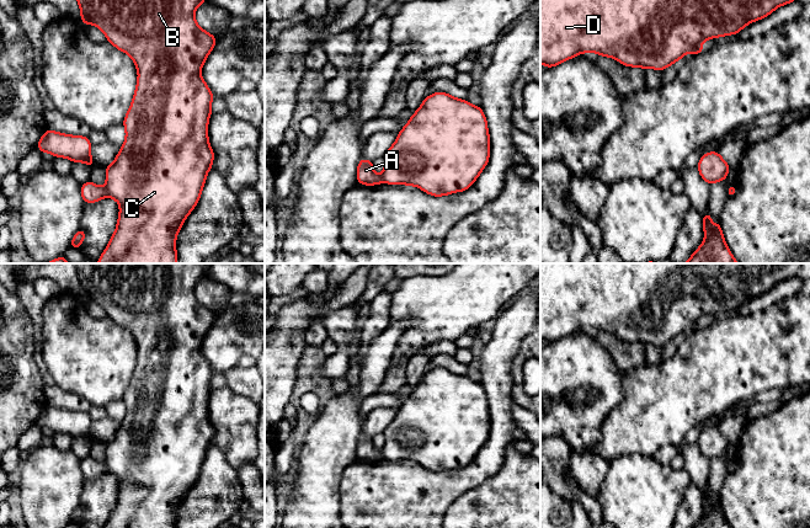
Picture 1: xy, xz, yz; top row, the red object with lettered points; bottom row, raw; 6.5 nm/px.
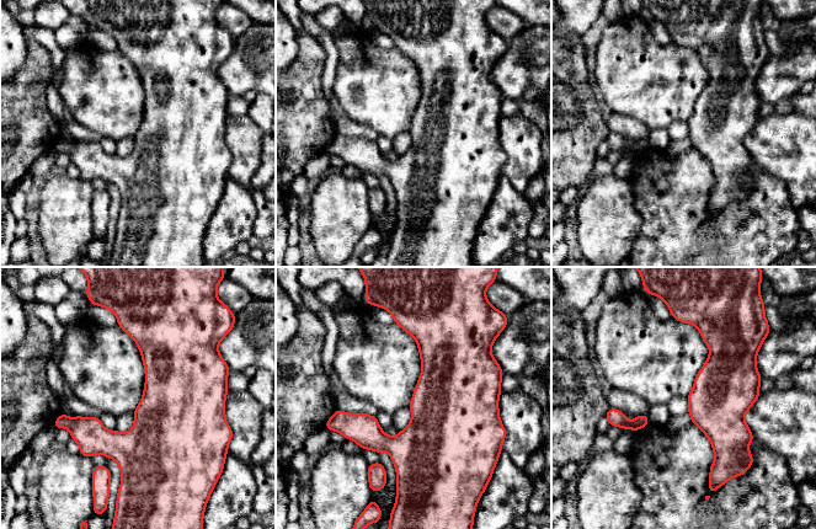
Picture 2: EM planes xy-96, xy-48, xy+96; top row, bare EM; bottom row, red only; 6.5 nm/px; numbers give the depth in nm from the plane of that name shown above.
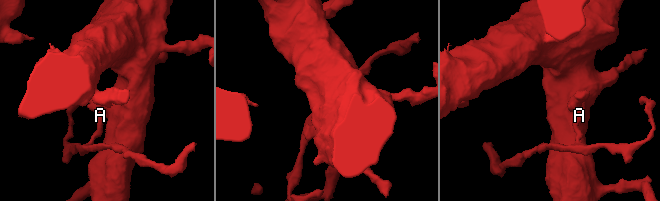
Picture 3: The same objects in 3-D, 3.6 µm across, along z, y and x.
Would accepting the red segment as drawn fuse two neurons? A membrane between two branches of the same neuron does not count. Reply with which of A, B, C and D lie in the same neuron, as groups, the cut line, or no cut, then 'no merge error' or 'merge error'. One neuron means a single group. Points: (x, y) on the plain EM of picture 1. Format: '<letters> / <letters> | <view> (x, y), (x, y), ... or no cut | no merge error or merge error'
A / B C D | xy (104, 463), (107, 472) | merge error

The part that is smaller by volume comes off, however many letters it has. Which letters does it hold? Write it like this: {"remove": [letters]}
{"remove": ["A"]}

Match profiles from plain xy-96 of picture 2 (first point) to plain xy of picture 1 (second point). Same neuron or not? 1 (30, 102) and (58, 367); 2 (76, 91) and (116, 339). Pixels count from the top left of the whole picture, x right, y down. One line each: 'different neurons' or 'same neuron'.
1: different neurons
2: same neuron

